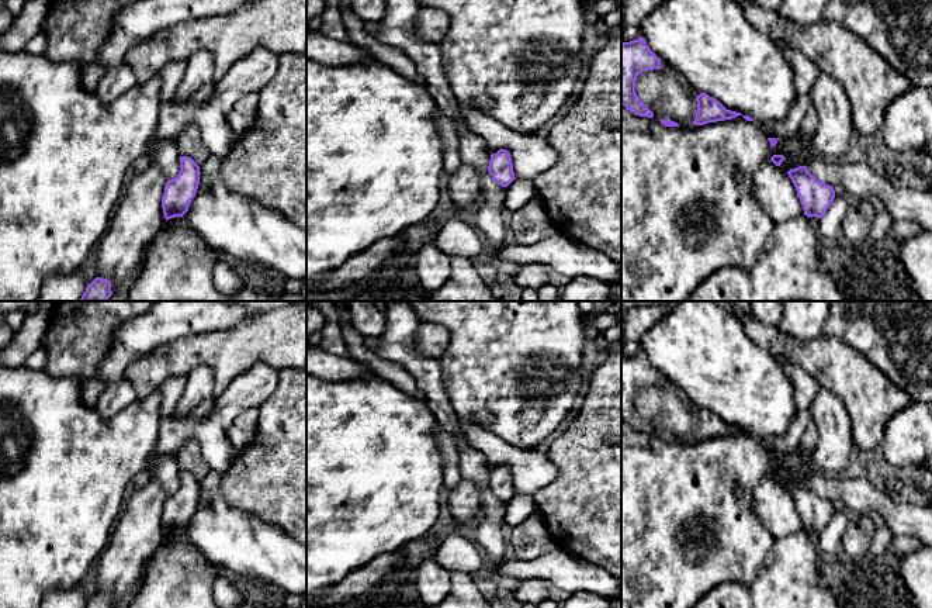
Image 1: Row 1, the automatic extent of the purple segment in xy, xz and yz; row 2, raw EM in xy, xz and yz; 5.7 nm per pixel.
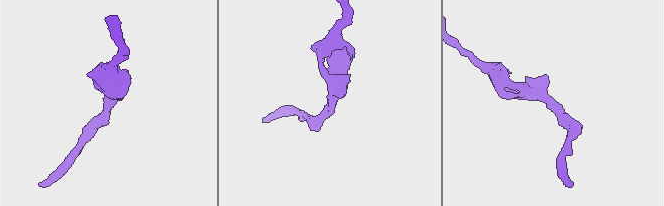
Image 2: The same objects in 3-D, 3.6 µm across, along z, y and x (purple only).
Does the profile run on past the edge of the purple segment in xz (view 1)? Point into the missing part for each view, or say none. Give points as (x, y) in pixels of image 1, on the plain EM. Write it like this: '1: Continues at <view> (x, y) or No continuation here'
1: No continuation here

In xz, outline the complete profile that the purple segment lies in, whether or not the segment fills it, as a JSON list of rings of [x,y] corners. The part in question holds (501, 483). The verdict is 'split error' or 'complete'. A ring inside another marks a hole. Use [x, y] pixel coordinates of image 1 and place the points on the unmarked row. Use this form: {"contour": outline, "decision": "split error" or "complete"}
{"contour": [[[499,464],[491,470],[488,487],[502,502],[507,502],[516,494],[512,473],[506,464]]], "decision": "complete"}

